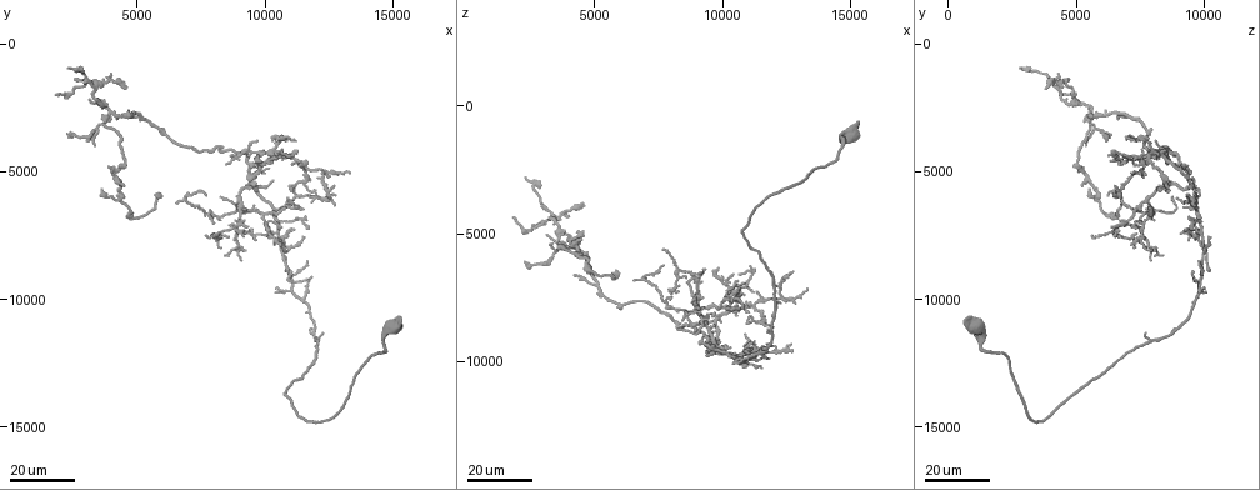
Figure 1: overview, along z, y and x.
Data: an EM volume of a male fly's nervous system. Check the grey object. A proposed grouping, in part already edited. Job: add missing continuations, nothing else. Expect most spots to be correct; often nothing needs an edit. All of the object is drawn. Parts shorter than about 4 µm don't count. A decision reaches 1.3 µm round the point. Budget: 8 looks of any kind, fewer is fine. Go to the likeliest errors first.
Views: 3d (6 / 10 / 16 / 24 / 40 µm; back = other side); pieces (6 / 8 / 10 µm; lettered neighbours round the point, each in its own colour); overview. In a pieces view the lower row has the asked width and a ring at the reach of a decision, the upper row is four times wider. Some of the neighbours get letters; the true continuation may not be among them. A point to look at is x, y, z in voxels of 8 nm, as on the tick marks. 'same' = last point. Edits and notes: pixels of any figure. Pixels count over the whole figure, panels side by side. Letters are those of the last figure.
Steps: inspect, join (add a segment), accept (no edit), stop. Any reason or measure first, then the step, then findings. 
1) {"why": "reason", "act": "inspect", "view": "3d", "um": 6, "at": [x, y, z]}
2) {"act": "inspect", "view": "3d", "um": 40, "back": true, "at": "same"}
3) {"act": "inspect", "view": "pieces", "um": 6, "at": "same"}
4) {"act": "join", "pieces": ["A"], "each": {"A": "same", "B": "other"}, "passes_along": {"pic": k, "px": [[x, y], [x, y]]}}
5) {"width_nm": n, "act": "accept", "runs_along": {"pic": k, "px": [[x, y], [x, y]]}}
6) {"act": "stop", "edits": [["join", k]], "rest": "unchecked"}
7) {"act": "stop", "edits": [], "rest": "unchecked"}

{"why": "an open end", "act": "inspect", "view": "3d", "um": 24, "at": [1900, 1900, 4300]}

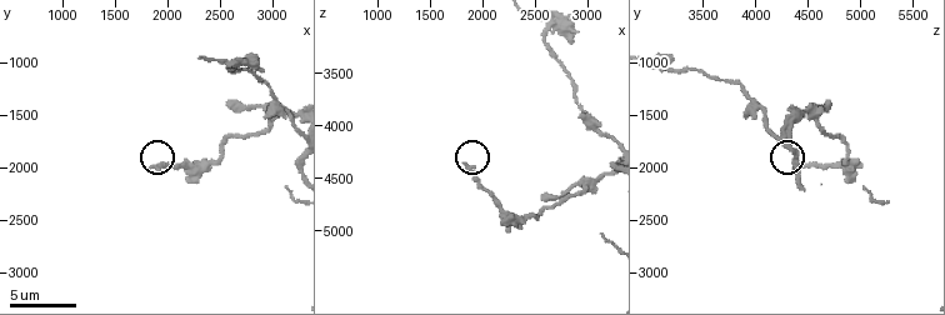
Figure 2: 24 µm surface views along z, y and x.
{"act": "inspect", "view": "pieces", "um": 8, "at": [1820, 1980, 4360]}

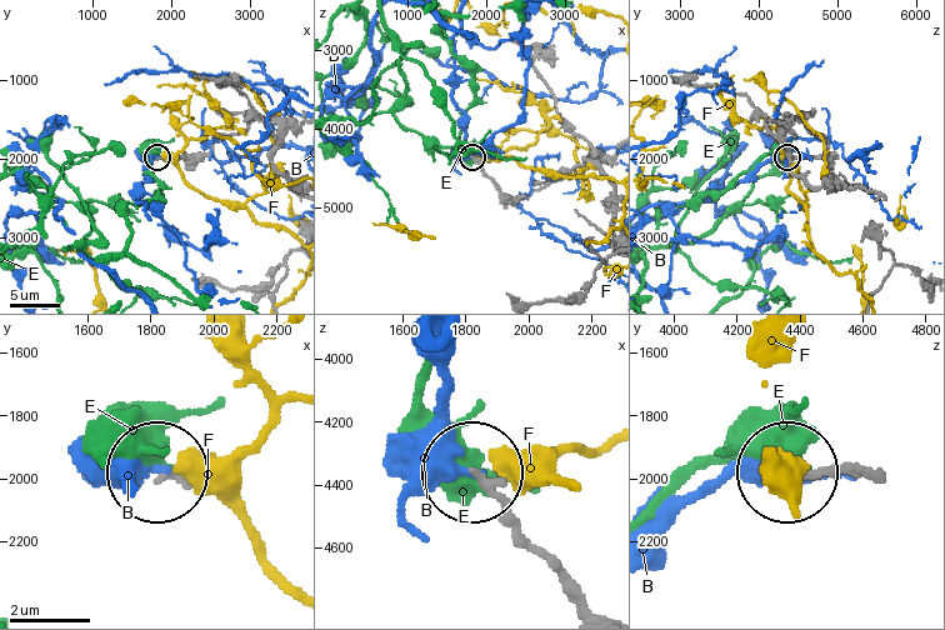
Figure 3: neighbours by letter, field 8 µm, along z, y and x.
{"act": "accept", "each": {"B": "other", "E": "other", "F": "other"}, "runs_along": {"pic": 3, "px": [[586, 603], [479, 475]]}, "found": "none of them fits"}

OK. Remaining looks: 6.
{"why": "tapers out", "act": "inspect", "view": "3d", "um": 16, "at": [10700, 6500, 7900]}

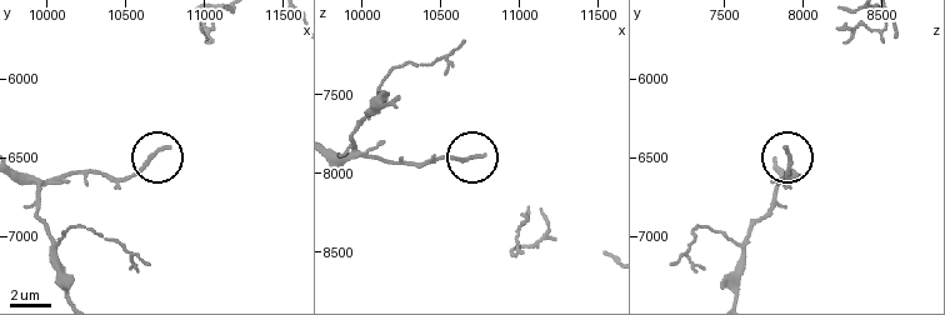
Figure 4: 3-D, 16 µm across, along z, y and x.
{"act": "inspect", "view": "pieces", "um": 10, "at": [10760, 6420, 7900]}

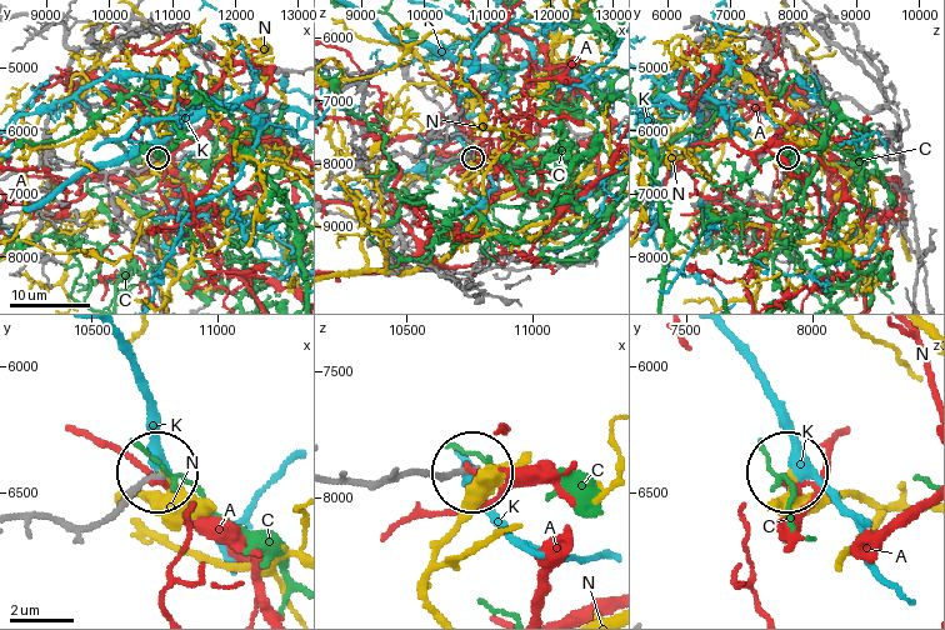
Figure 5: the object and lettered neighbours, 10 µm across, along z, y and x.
{"act": "accept", "each": {"A": "other", "C": "other", "K": "other", "N": "other"}, "found": "none of them fits"}

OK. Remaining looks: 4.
{"why": "branch stops here", "act": "inspect", "view": "3d", "um": 24, "at": [10900, 8900, 10300]}

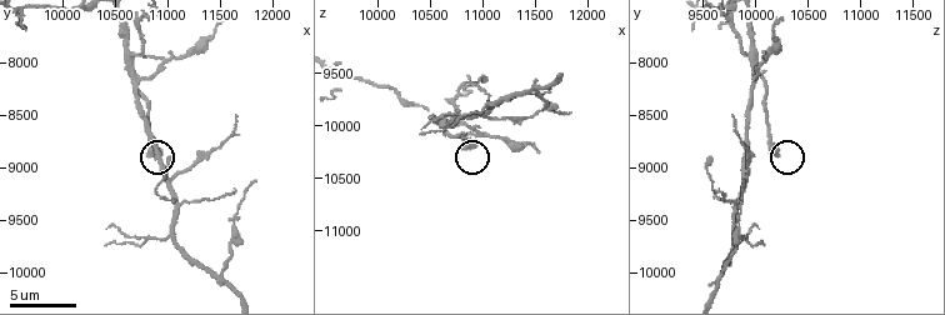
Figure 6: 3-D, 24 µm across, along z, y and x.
{"why": "see the neighbours", "act": "inspect", "view": "pieces", "um": 8, "at": [10800, 8860, 10180]}

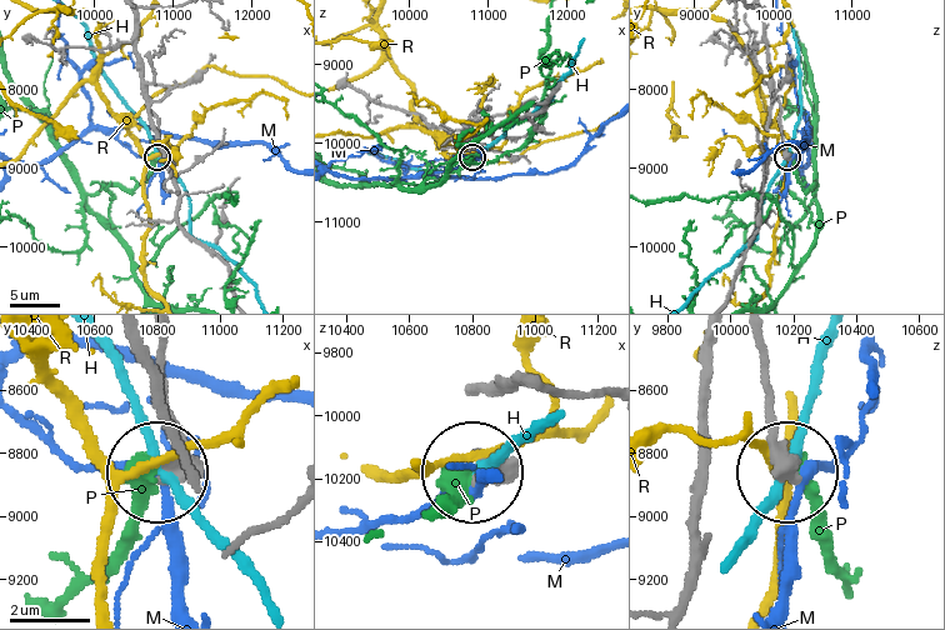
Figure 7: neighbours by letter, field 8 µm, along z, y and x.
{"width_nm": 410, "act": "accept", "each": {"H": "other", "M": "other", "P": "other", "R": "other"}, "found": "no lettered segment goes on from it"}

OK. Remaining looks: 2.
{"why": "free end", "act": "inspect", "view": "3d", "um": 16, "at": [4200, 2800, 6500]}

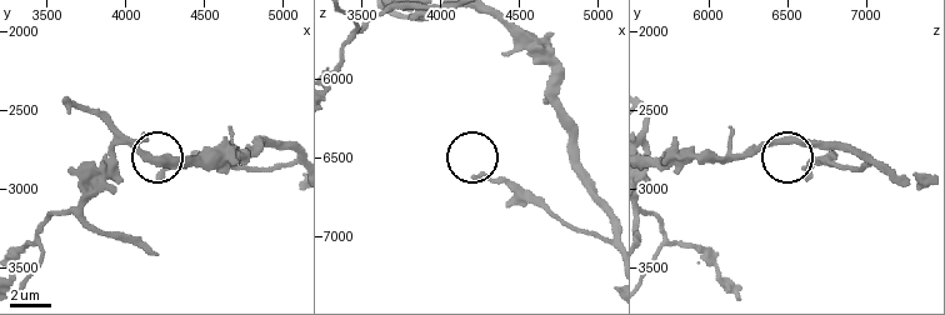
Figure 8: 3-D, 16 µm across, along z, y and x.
{"act": "inspect", "view": "pieces", "um": 8, "at": [4220, 2920, 6640]}

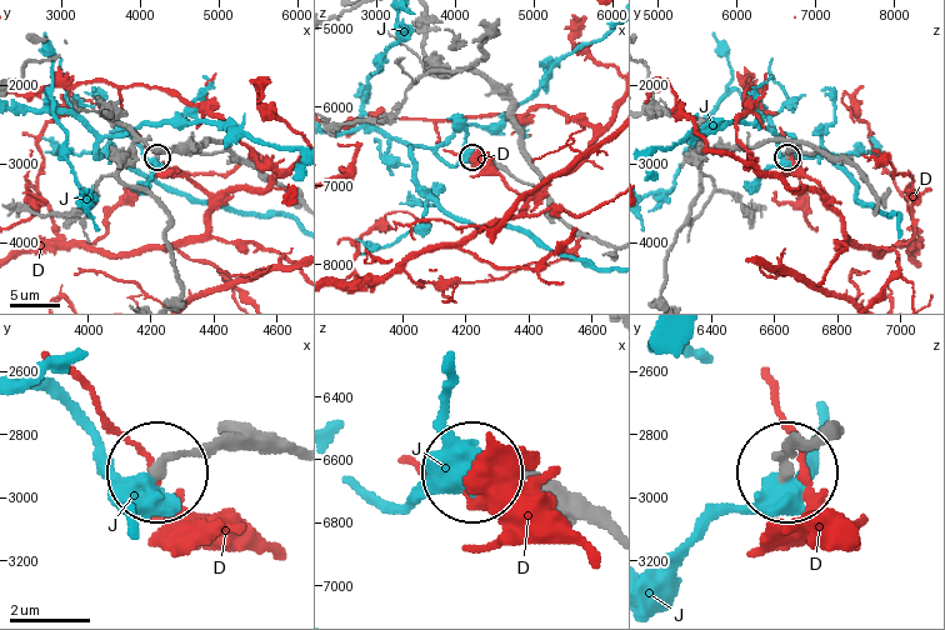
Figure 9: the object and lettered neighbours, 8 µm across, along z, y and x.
{"act": "accept", "each": {"D": "other", "J": "other"}, "found": "none of them fits"}

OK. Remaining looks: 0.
{"act": "stop", "edits": [], "rest": "unchecked"}

